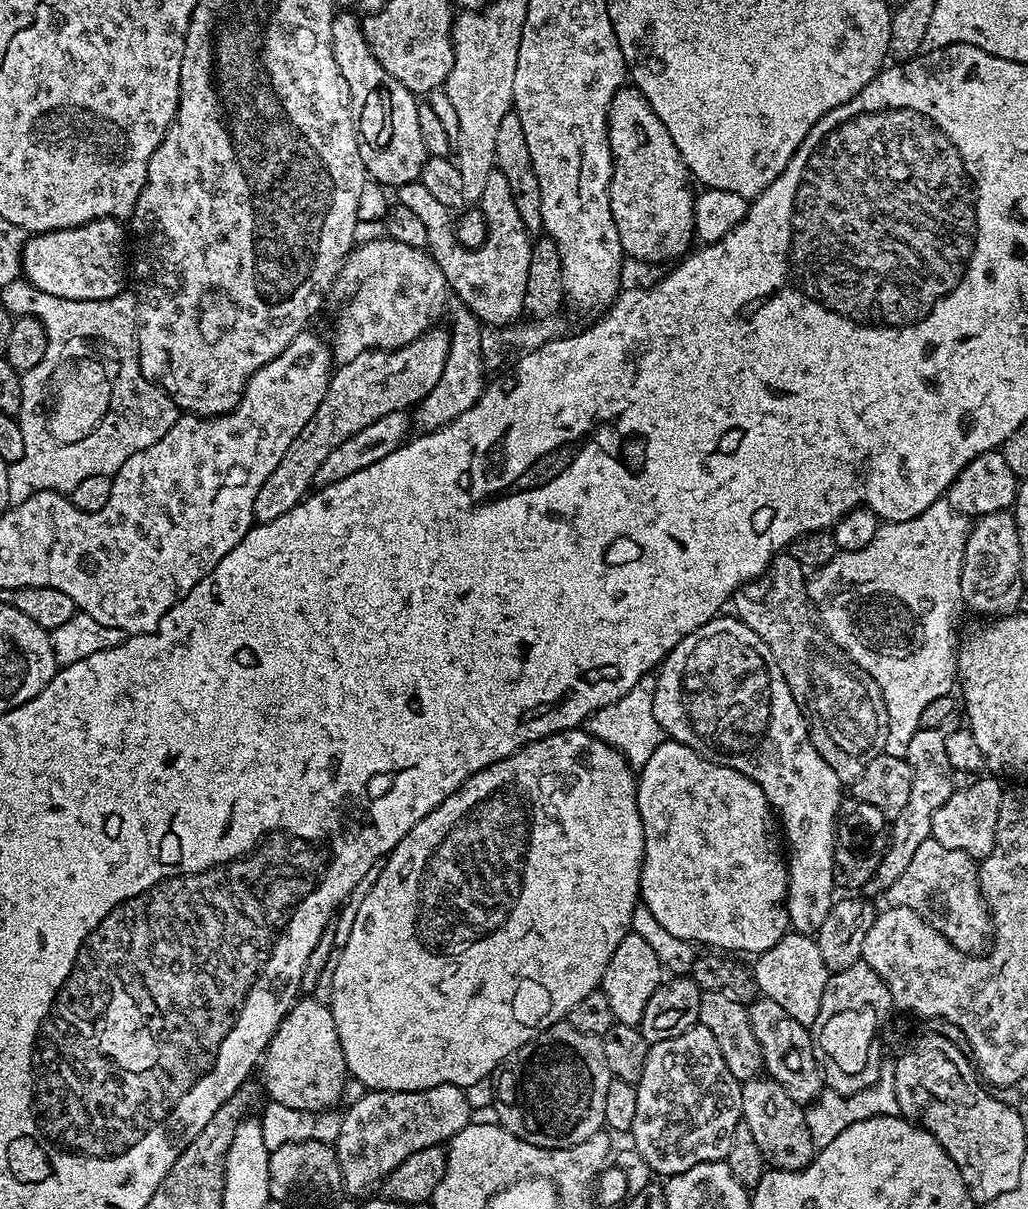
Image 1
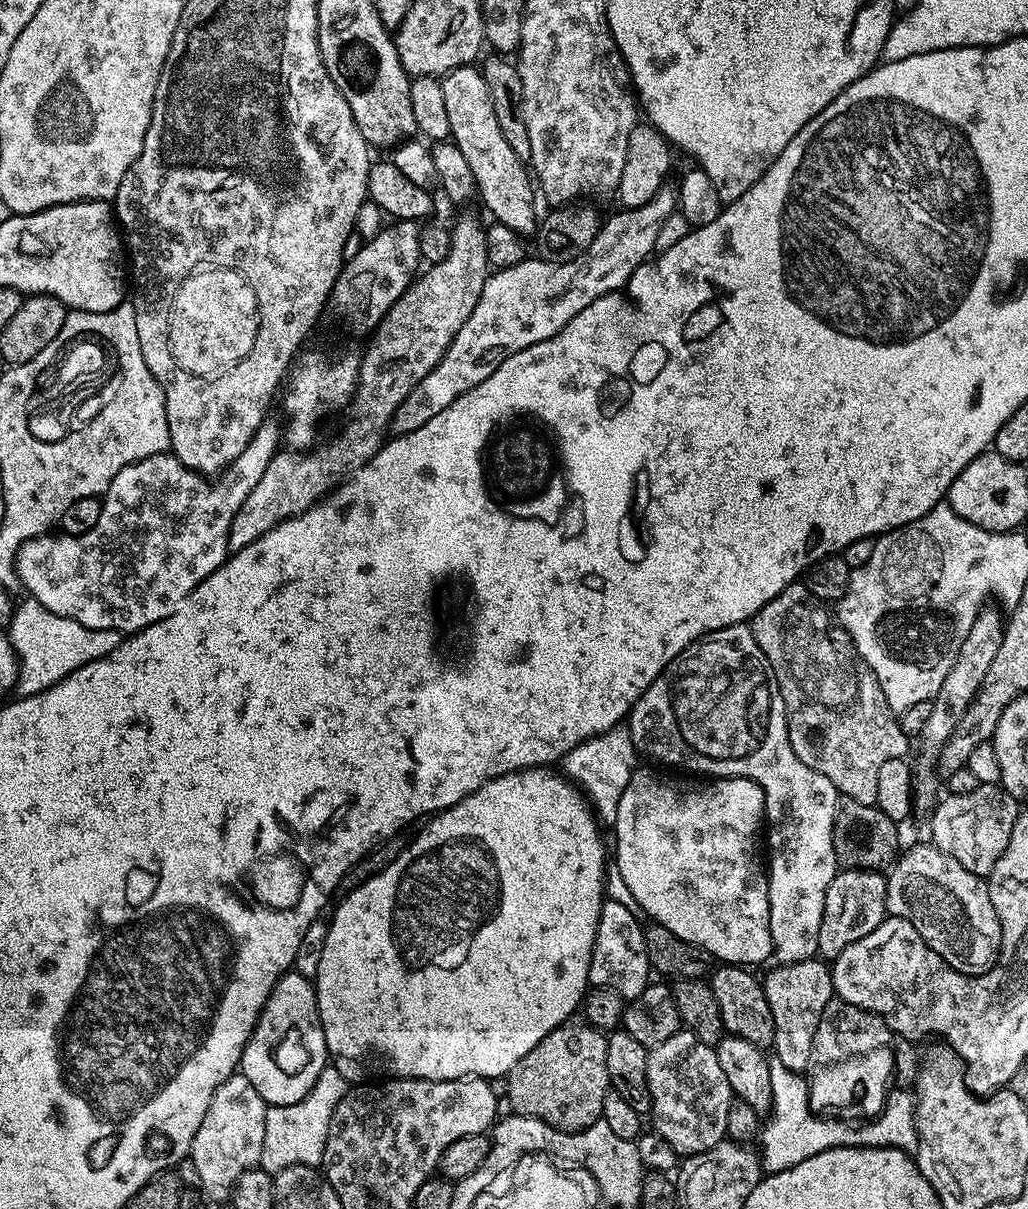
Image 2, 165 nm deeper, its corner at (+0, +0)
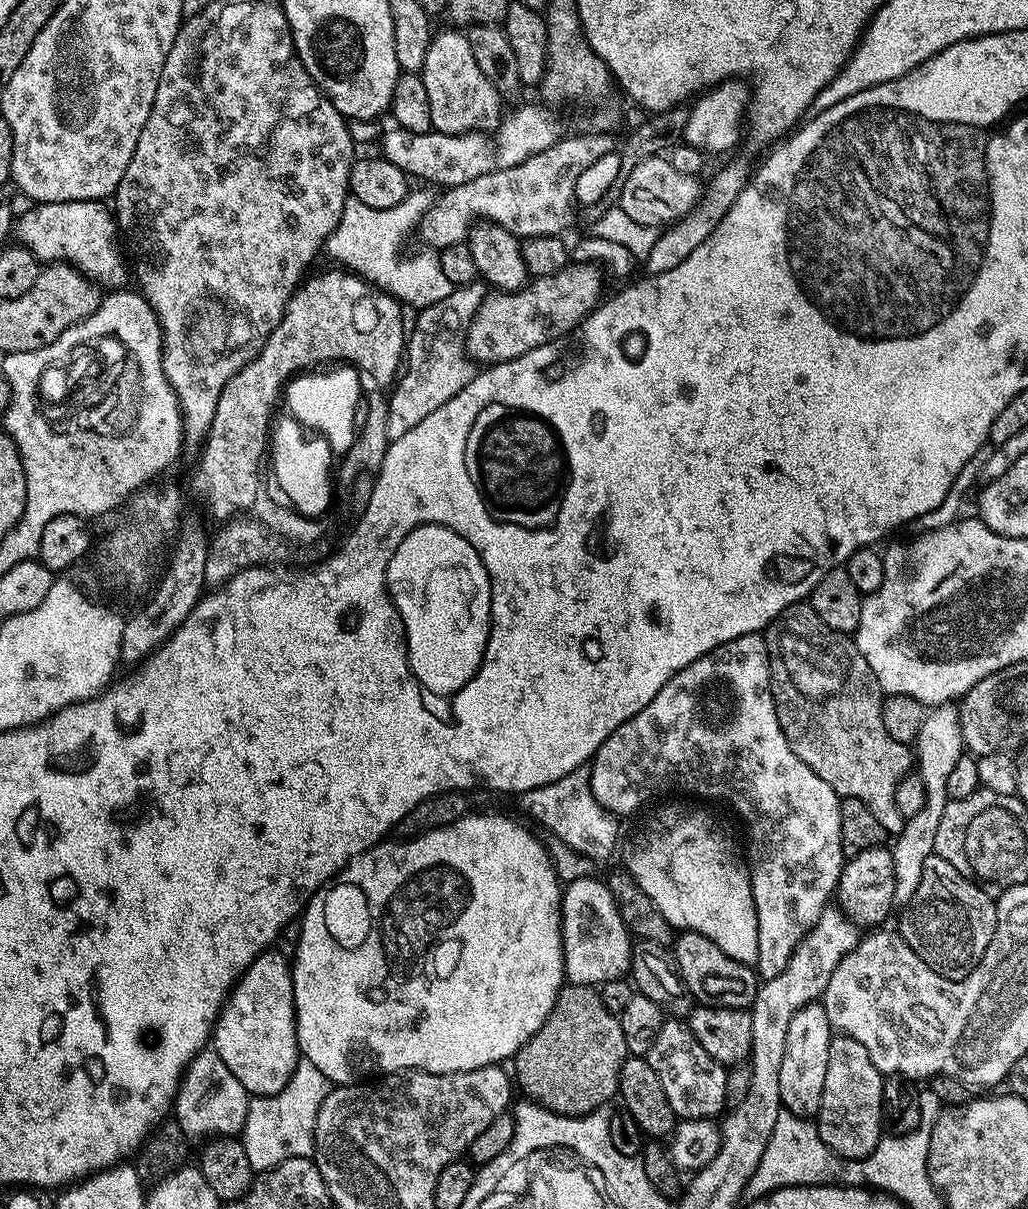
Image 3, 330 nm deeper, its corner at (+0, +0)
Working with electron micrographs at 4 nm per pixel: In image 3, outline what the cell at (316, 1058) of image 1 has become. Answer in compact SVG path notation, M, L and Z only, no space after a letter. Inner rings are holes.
M265 950L261 956L240 975L235 988L228 993L216 1027L212 1029L211 1047L226 1062L230 1074L242 1082L242 1086L252 1096L273 1096L290 1082L297 1064L302 1057L296 1037L296 1007L294 1006L294 982L289 957L277 950Z

